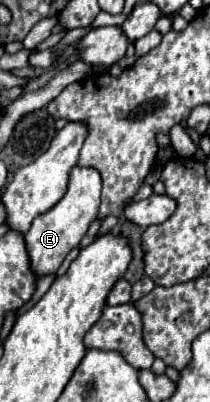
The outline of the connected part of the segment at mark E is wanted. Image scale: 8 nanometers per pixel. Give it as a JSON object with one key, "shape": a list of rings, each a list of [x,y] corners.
{"shape":[[[75,166],[71,170],[69,188],[67,194],[45,214],[37,216],[29,228],[29,232],[23,236],[29,256],[29,266],[37,278],[55,274],[65,256],[79,246],[81,238],[87,234],[89,224],[97,218],[99,212],[99,196],[101,196],[101,176],[97,176],[95,168],[79,168]]]}

